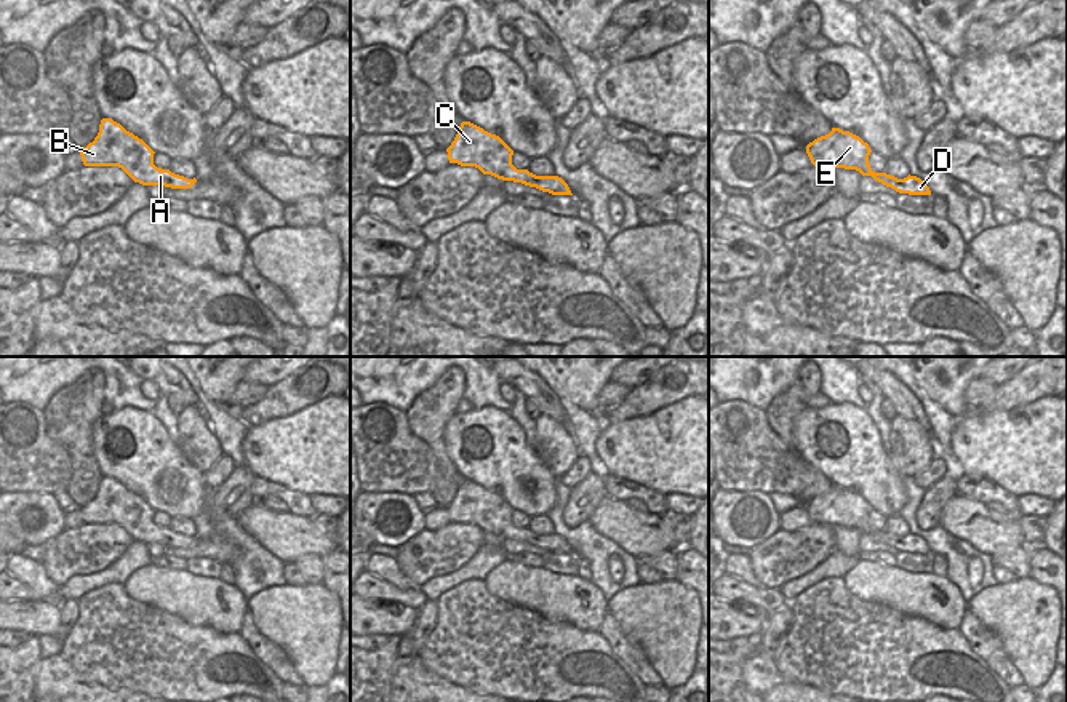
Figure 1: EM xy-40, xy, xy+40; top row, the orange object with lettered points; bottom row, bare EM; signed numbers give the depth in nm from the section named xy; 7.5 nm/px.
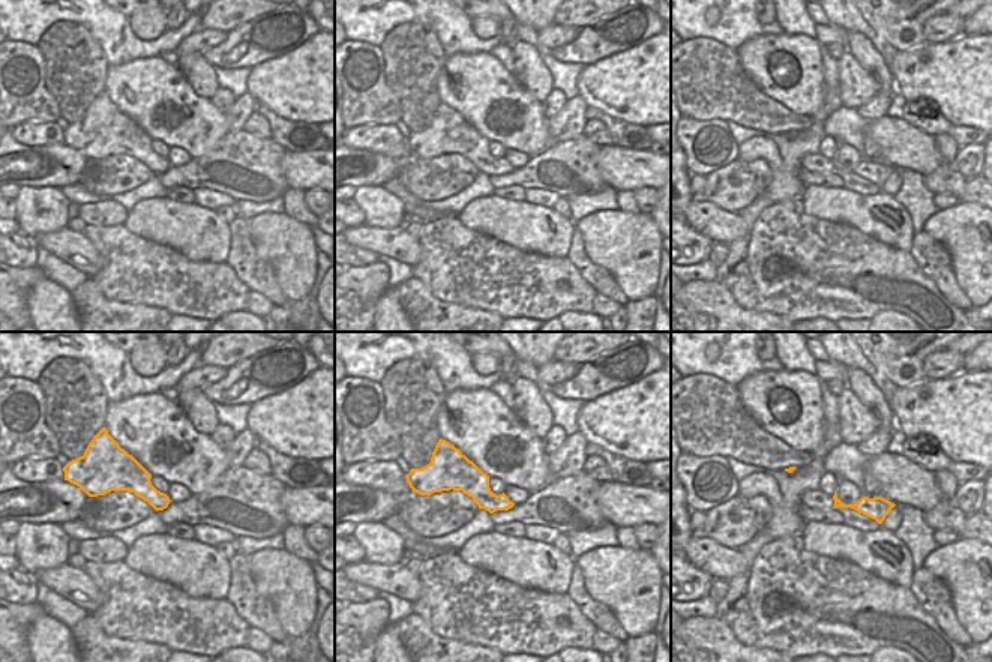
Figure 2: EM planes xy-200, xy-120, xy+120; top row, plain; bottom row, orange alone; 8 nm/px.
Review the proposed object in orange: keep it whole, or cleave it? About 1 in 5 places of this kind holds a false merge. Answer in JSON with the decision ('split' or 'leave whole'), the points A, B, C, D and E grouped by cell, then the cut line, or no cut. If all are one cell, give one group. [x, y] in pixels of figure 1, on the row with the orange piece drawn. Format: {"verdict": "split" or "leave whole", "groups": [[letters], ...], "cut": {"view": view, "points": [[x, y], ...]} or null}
{"verdict": "leave whole", "groups": [["A", "B", "C", "D", "E"]], "cut": null}

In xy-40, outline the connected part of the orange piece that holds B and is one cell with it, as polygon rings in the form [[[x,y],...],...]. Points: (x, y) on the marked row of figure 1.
[[[102,118],[93,142],[78,150],[85,166],[118,166],[134,182],[190,189],[197,179],[187,179],[154,165],[154,150],[112,118]]]

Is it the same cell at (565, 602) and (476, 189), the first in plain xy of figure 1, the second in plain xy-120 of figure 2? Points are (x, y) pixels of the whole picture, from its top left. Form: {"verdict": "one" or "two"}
{"verdict": "two"}

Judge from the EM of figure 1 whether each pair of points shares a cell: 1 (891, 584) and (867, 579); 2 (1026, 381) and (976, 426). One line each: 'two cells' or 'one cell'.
1: one cell
2: two cells

